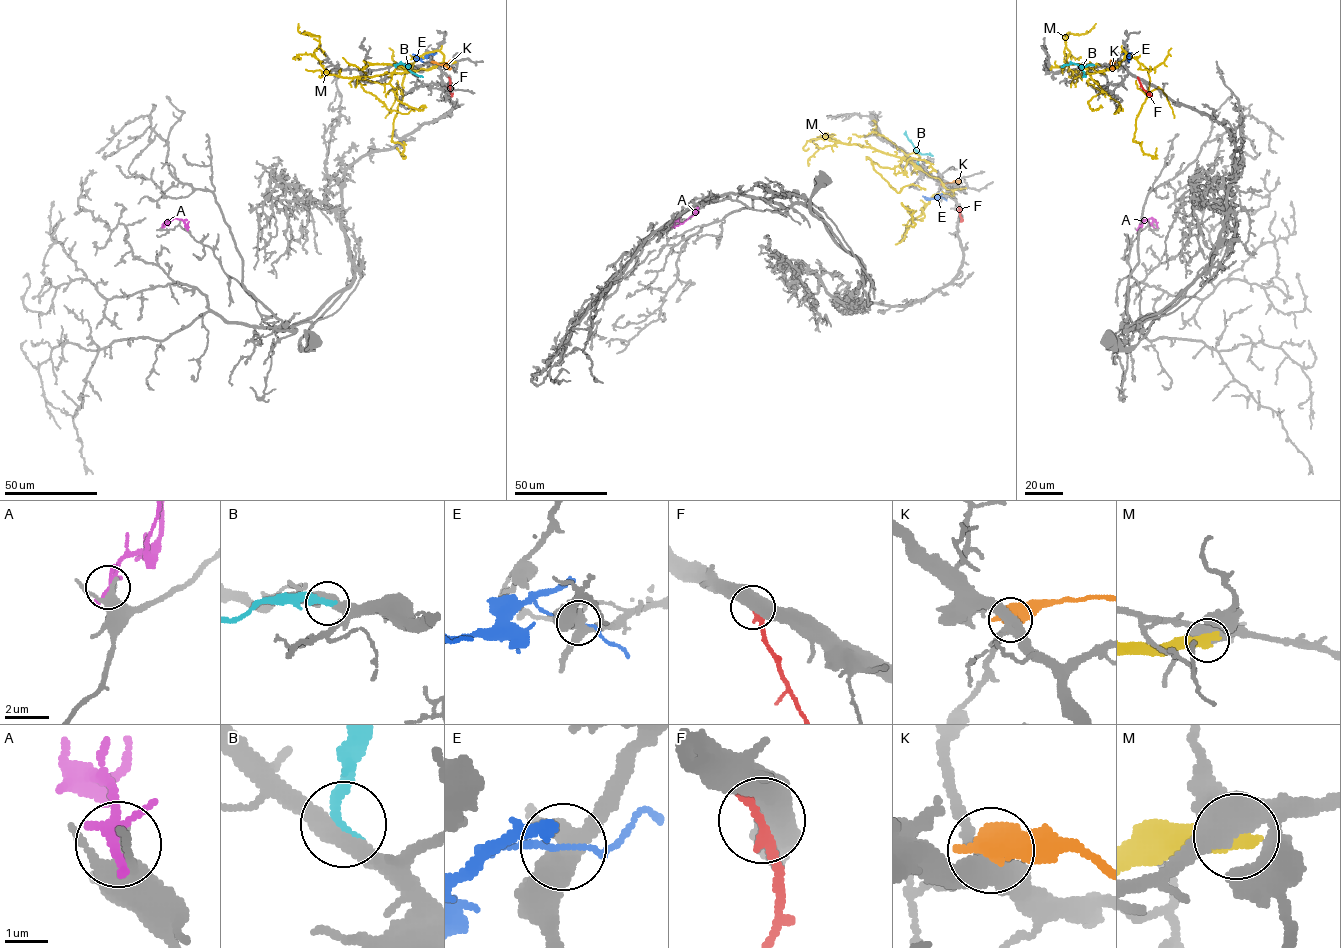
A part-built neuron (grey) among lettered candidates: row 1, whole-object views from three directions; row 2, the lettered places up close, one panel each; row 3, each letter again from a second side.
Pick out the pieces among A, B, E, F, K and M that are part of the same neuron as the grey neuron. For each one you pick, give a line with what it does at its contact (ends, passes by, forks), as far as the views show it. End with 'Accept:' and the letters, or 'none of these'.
Accept: none of these

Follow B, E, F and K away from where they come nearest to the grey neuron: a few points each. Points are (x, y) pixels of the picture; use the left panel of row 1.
B: (408, 65), (400, 63), (395, 66)
E: (432, 54), (421, 58), (412, 54)
F: (449, 78), (450, 96)
K: (432, 62), (443, 65), (451, 61)

